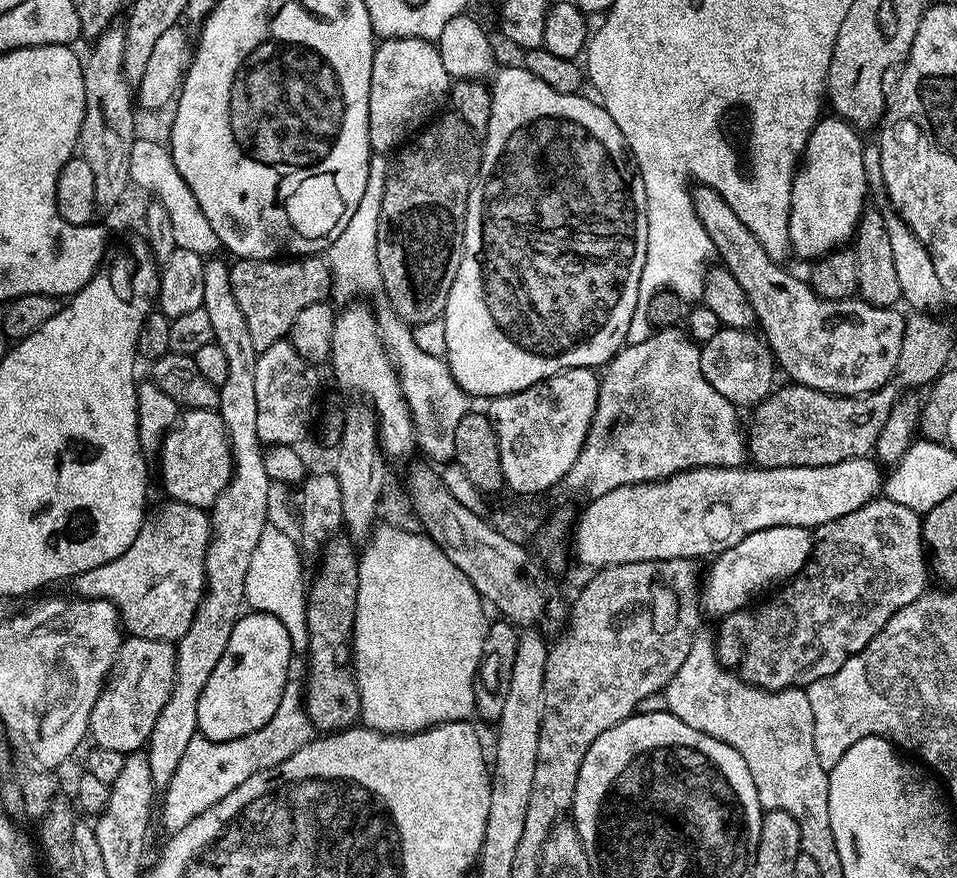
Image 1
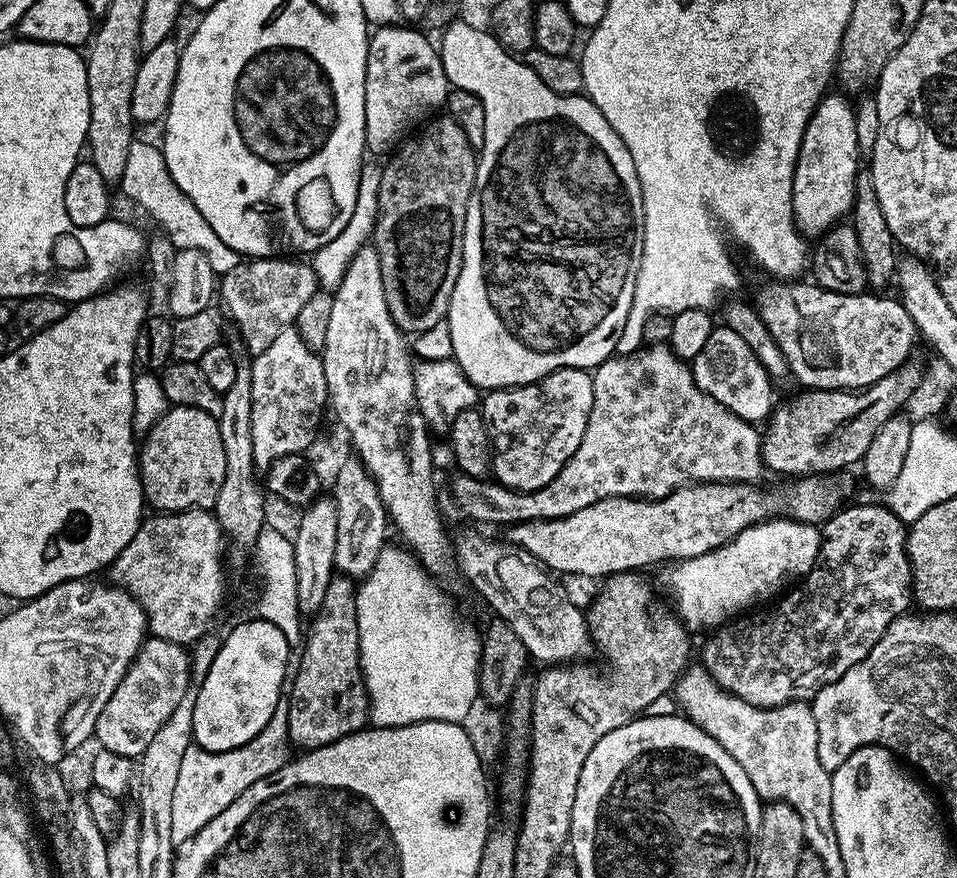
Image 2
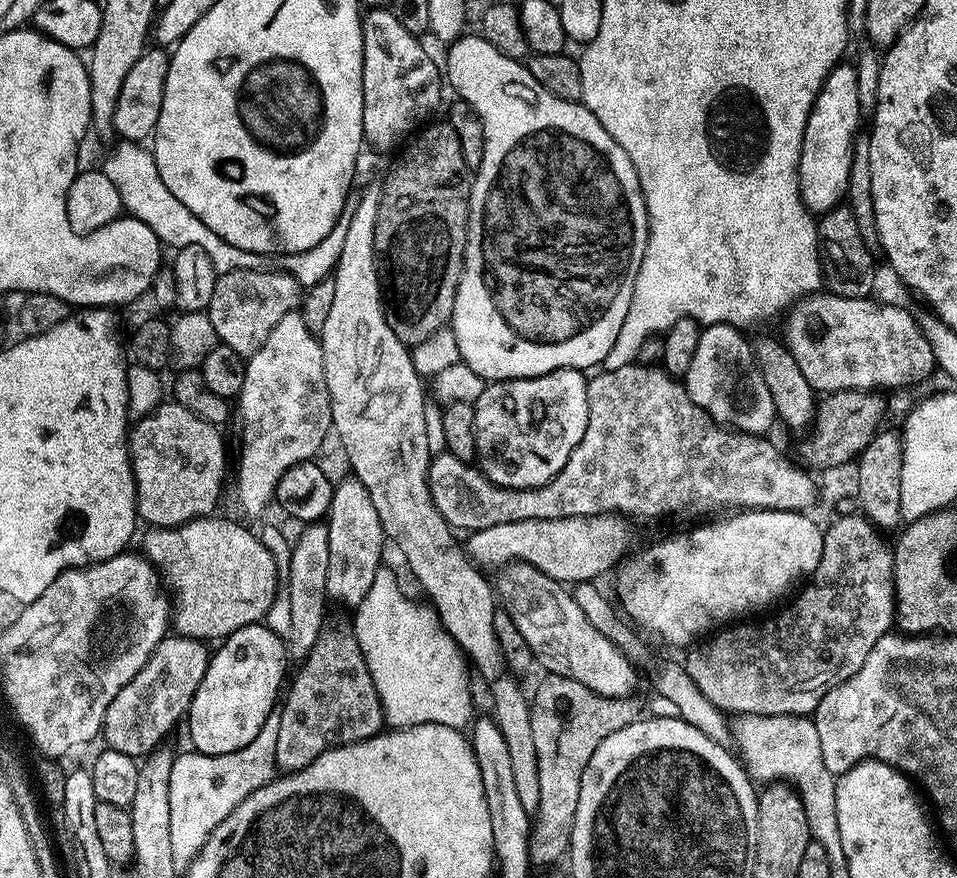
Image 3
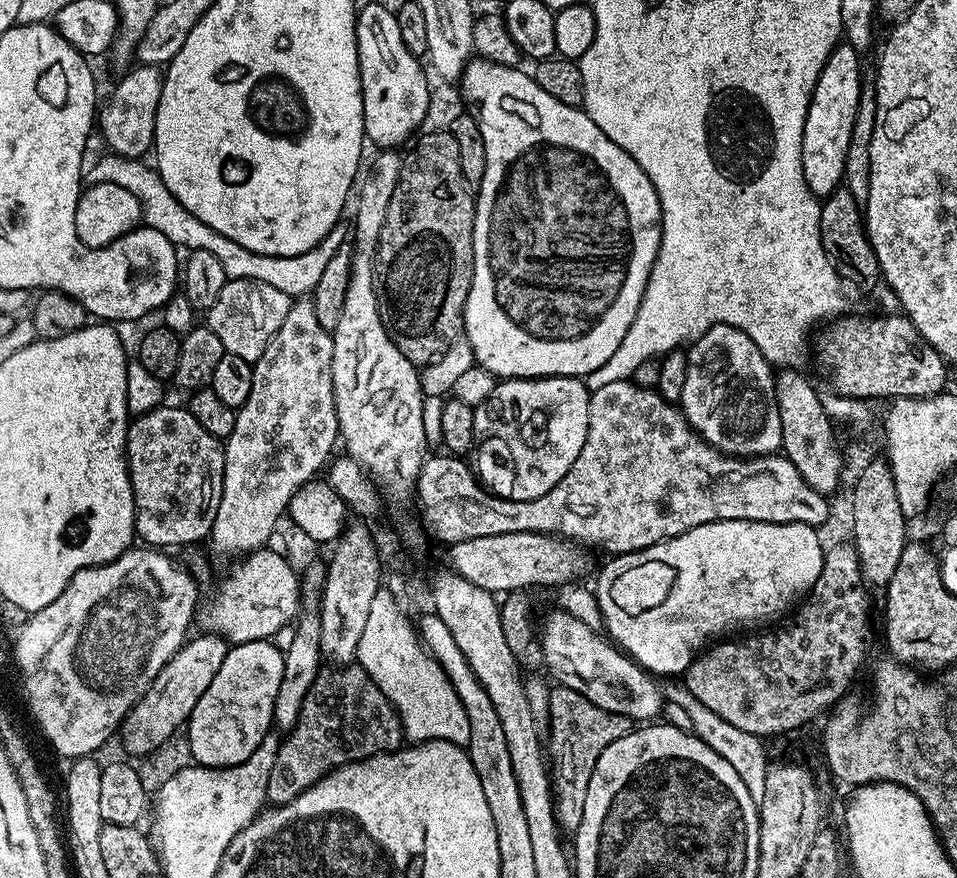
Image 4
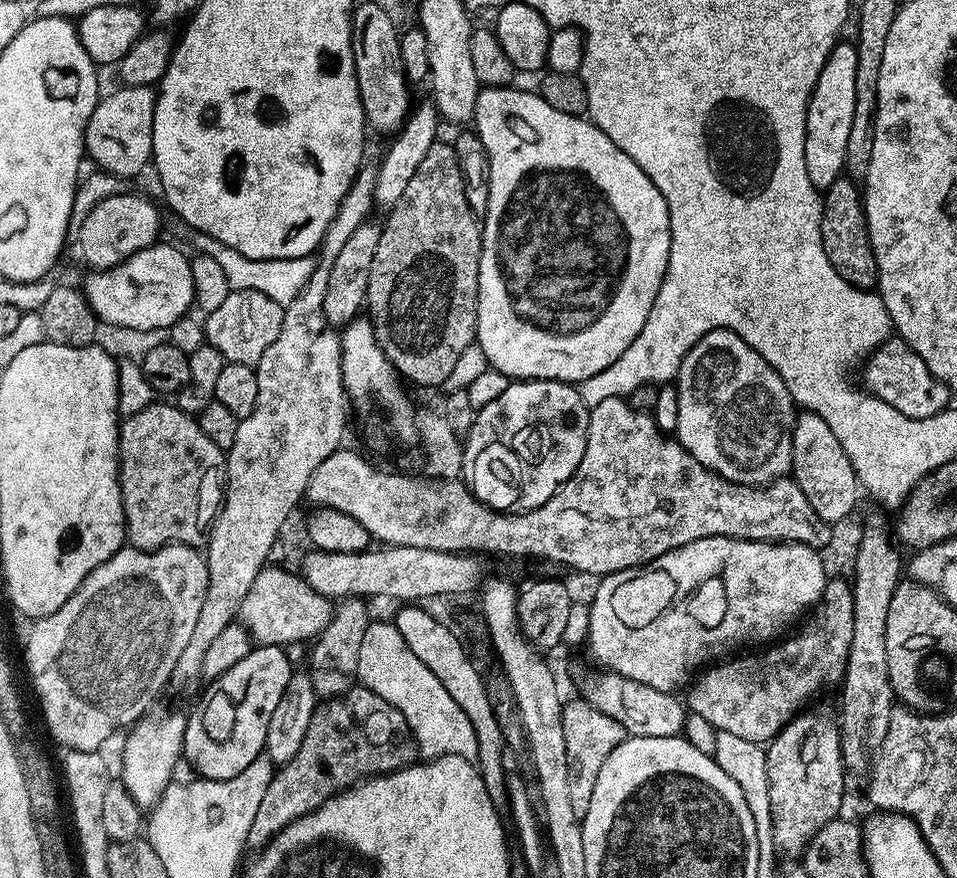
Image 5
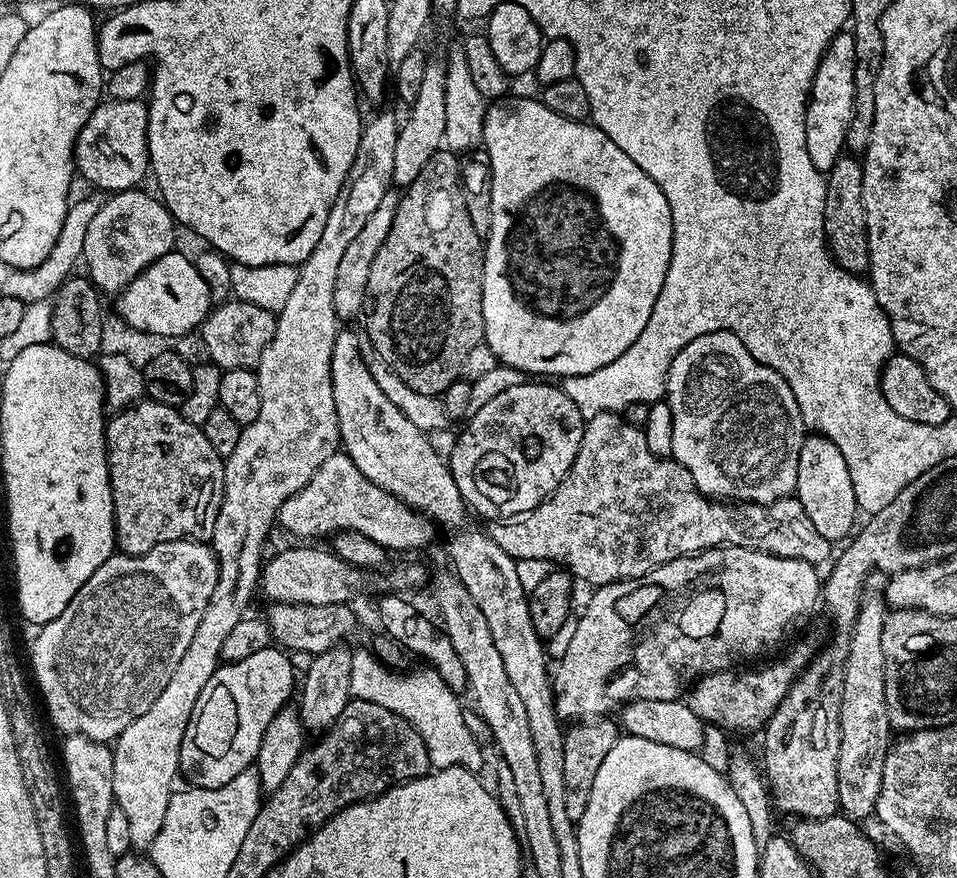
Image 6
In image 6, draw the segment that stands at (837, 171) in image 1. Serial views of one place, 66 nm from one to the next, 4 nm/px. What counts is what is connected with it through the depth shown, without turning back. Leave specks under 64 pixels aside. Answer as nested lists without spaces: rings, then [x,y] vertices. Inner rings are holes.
[[[841,30],[830,42],[830,46],[822,54],[816,77],[812,83],[812,92],[808,95],[808,102],[804,110],[804,129],[806,130],[806,154],[810,154],[810,162],[818,171],[827,174],[838,162],[840,156],[845,155],[844,139],[852,121],[854,110],[854,38],[851,31]]]

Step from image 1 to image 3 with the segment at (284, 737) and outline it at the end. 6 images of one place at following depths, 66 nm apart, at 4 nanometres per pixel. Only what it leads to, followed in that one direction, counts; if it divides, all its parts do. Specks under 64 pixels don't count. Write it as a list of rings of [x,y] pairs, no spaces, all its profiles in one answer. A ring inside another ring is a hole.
[[[269,722],[247,750],[230,756],[204,756],[187,750],[175,757],[170,772],[170,850],[178,854],[196,854],[207,842],[209,834],[228,816],[247,795],[266,786],[277,775],[276,724]]]

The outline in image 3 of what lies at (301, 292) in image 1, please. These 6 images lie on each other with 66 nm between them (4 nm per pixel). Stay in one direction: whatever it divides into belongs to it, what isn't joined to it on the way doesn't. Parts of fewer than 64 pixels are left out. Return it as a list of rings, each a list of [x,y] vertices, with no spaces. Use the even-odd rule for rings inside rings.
[[[233,270],[221,275],[216,282],[214,298],[206,310],[210,322],[214,322],[217,341],[242,357],[252,357],[266,343],[272,327],[280,321],[280,317],[297,307],[300,290],[302,292],[297,277],[295,280],[294,277],[283,276],[280,272]]]

